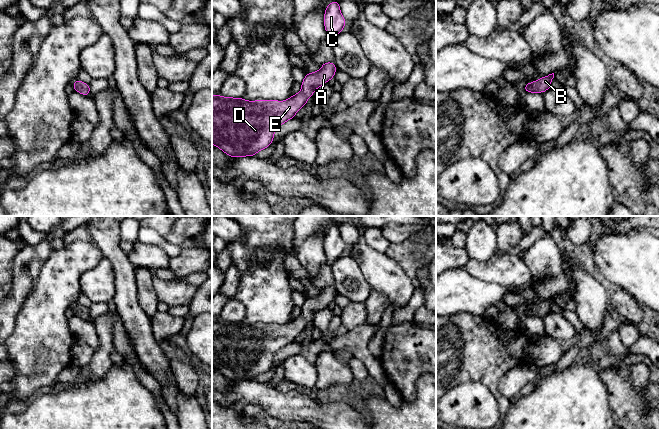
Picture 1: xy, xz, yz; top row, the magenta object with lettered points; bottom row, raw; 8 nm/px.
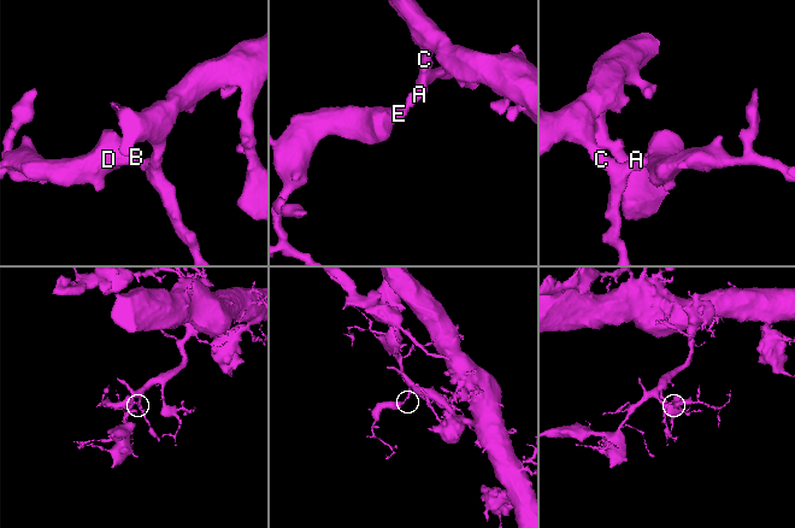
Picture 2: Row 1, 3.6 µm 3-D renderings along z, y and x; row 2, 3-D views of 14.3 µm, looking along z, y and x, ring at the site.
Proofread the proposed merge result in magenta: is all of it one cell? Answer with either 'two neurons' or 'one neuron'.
one neuron

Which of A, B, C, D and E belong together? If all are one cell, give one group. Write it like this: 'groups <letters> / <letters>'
groups A B C D E

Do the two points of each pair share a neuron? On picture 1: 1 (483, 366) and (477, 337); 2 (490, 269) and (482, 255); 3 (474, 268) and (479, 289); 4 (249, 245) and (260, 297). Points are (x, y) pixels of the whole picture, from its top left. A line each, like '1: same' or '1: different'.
1: same
2: different
3: different
4: same

